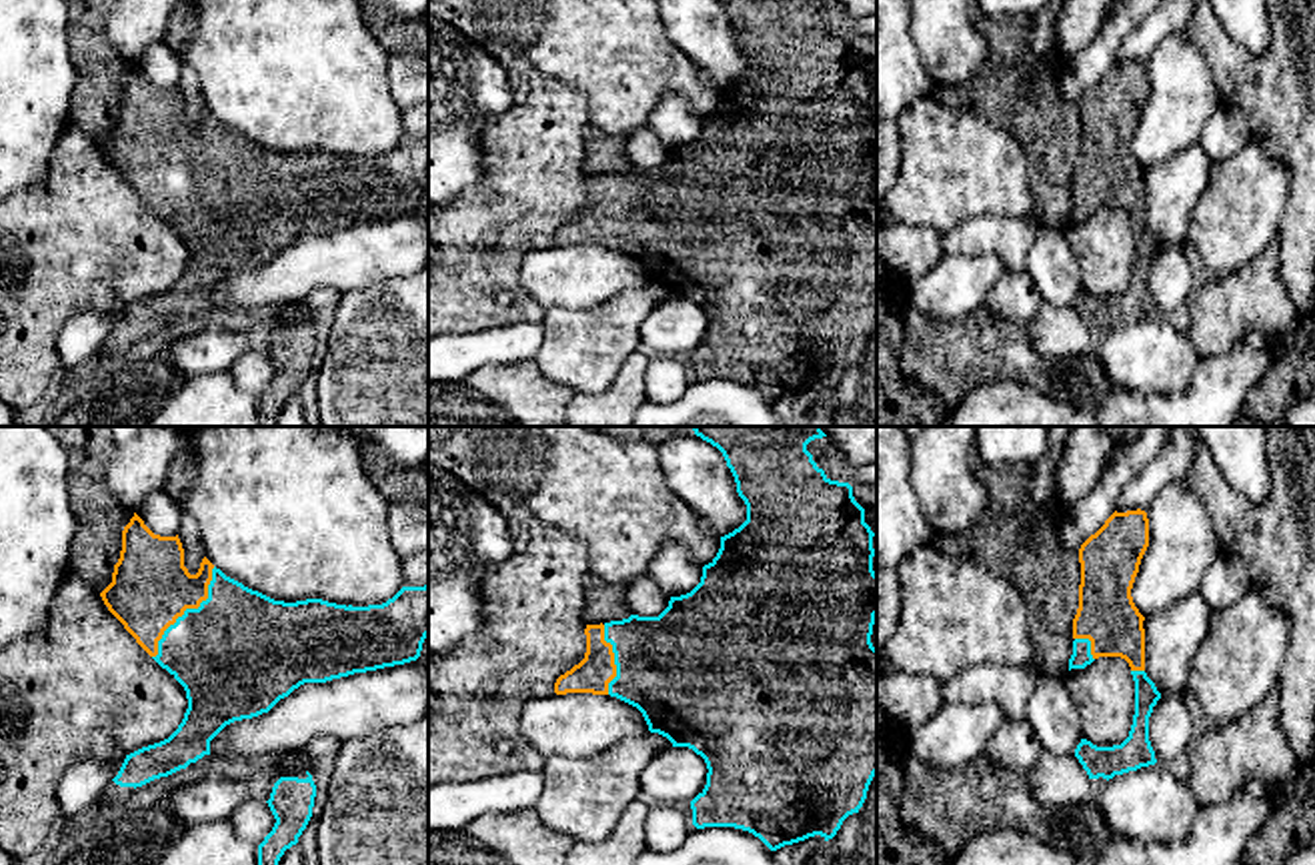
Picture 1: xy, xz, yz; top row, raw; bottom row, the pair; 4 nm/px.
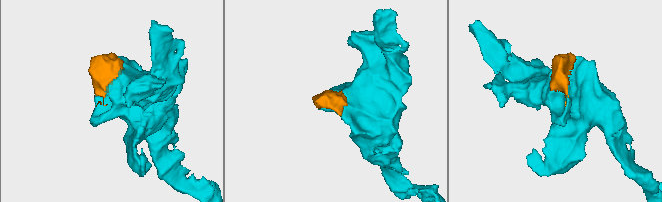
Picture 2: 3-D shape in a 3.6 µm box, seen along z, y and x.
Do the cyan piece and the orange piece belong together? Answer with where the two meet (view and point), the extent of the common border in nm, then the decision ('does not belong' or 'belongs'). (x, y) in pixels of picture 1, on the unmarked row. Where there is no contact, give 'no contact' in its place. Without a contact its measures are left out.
meets cyan in xy at (187, 161); contact 440 nm long; belongs

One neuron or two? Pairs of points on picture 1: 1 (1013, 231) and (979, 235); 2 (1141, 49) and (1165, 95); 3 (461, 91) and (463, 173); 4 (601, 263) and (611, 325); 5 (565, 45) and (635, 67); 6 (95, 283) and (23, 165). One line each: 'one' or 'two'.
1: one
2: two
3: one
4: two
5: one
6: two

